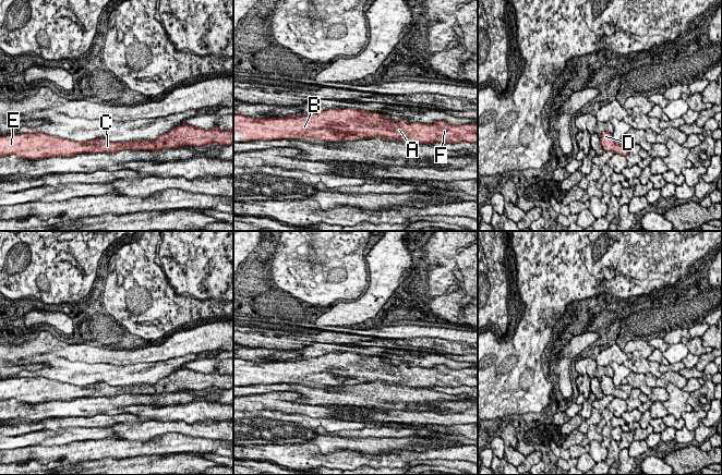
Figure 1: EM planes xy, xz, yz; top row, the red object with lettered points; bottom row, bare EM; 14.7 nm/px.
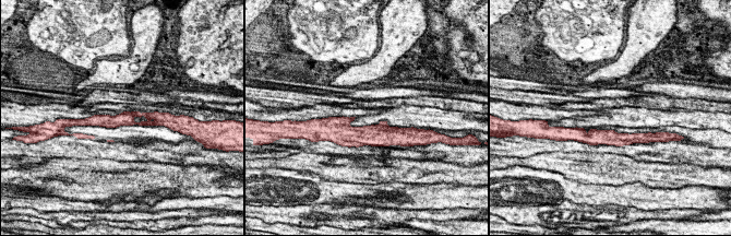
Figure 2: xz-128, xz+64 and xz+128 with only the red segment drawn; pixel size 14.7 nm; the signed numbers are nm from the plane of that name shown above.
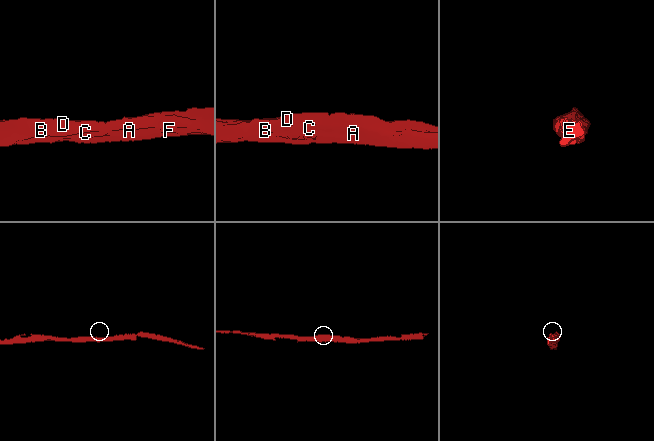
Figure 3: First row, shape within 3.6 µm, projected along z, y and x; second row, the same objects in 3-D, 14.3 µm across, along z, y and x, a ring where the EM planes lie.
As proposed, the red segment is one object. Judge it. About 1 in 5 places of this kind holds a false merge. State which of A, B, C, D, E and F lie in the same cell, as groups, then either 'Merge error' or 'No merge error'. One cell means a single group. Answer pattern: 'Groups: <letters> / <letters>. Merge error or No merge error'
Groups: A B C D E F. No merge error

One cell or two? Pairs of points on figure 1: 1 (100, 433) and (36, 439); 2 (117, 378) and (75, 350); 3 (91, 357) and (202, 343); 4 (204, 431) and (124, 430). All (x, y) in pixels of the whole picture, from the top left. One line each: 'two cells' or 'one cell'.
1: one cell
2: two cells
3: one cell
4: one cell

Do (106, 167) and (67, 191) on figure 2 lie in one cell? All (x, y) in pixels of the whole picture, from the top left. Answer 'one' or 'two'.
one

